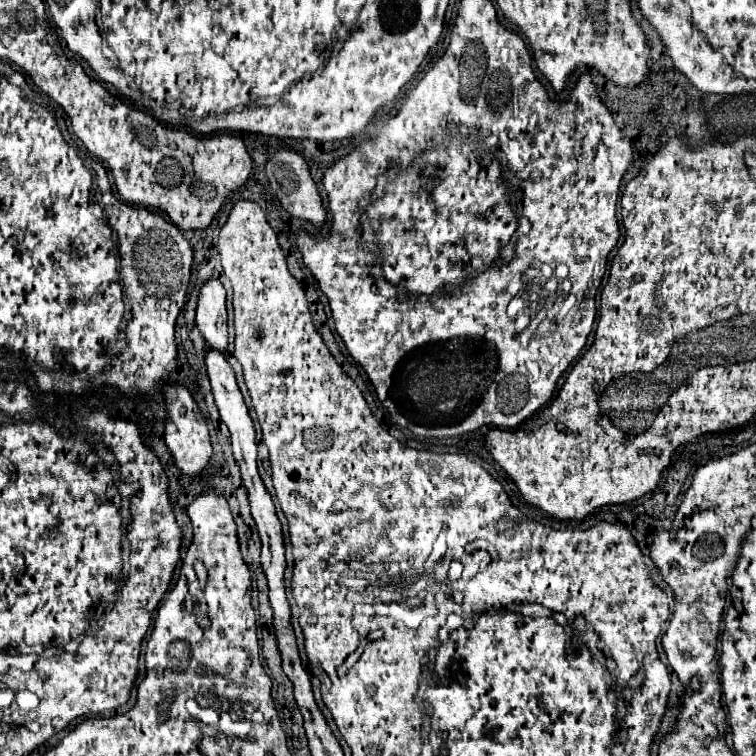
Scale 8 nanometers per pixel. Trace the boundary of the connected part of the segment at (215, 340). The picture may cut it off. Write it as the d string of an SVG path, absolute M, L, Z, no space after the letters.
M220 280L204 284L196 308L196 326L202 332L206 346L226 354L228 346L228 316L226 316L226 290Z

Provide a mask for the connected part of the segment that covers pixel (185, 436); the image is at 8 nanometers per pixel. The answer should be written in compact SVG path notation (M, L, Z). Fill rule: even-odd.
M164 386L164 394L166 394L166 406L168 406L168 422L166 422L166 446L170 450L170 454L174 456L176 466L186 474L186 476L196 476L200 474L210 456L212 456L212 444L208 438L208 426L206 420L202 416L202 412L198 410L194 398L190 396L190 392L184 386Z

